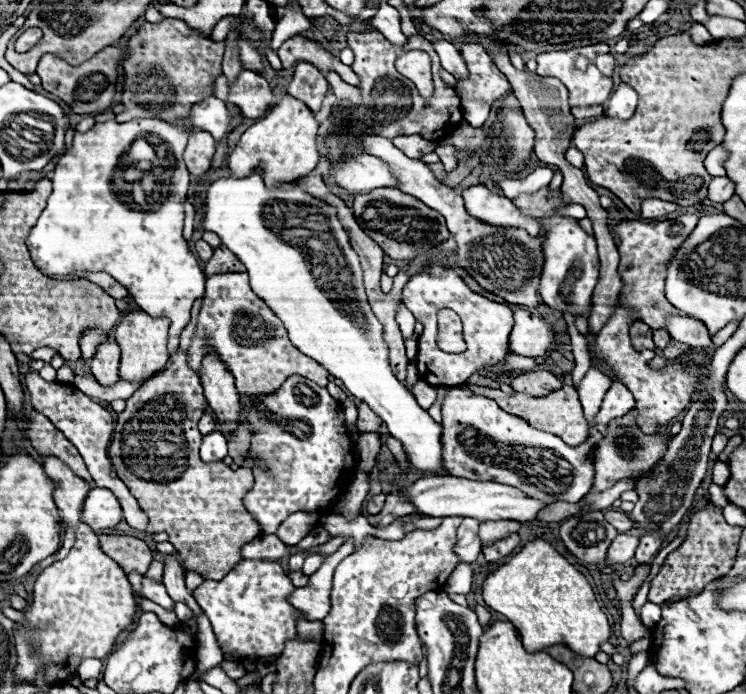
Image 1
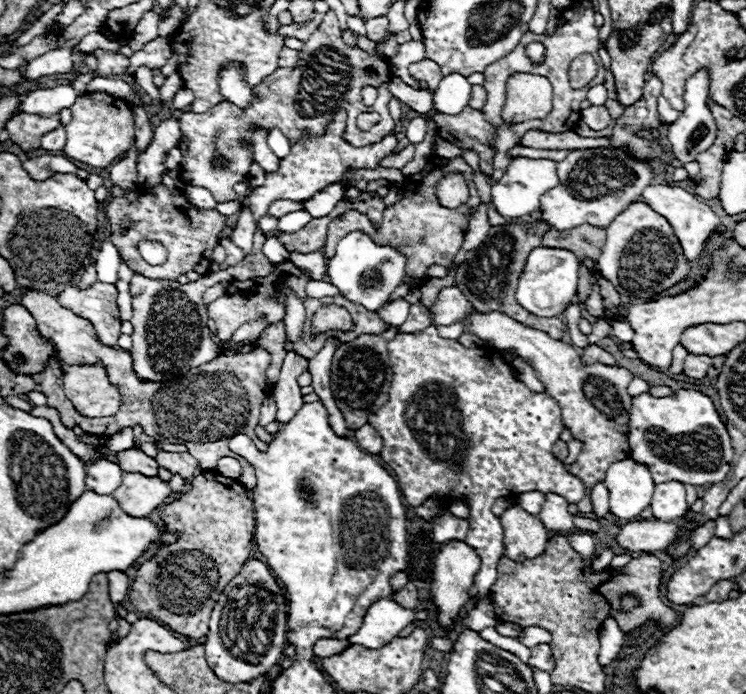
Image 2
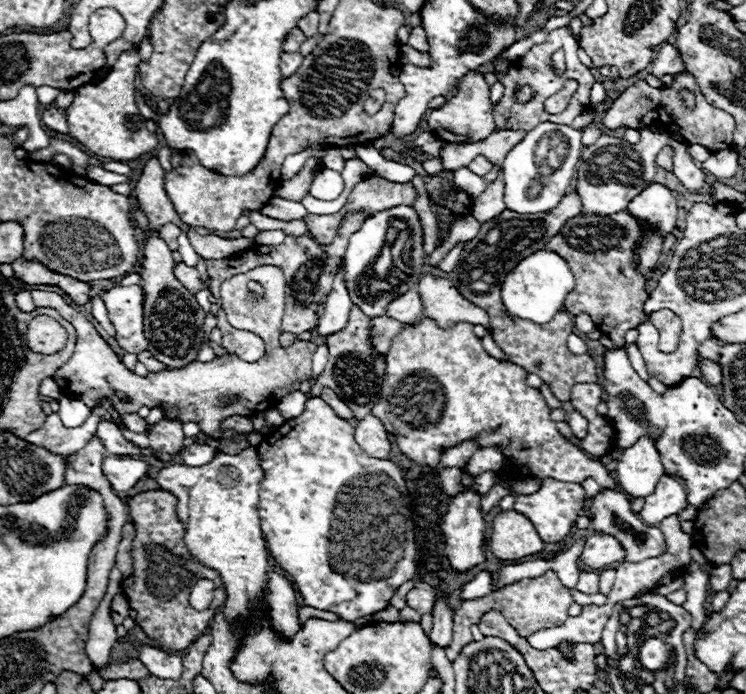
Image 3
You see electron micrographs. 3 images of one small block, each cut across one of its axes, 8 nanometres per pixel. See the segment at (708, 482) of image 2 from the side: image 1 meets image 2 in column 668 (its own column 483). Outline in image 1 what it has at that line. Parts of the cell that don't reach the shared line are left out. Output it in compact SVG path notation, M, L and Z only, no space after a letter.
M614 382L604 396L588 440L580 446L566 446L550 432L528 426L522 418L516 418L498 408L486 396L478 396L468 388L450 388L442 402L442 462L448 474L468 480L492 480L524 490L530 498L544 502L578 502L582 500L594 482L594 450L606 434L610 420L624 416L634 408L634 398L628 390Z

